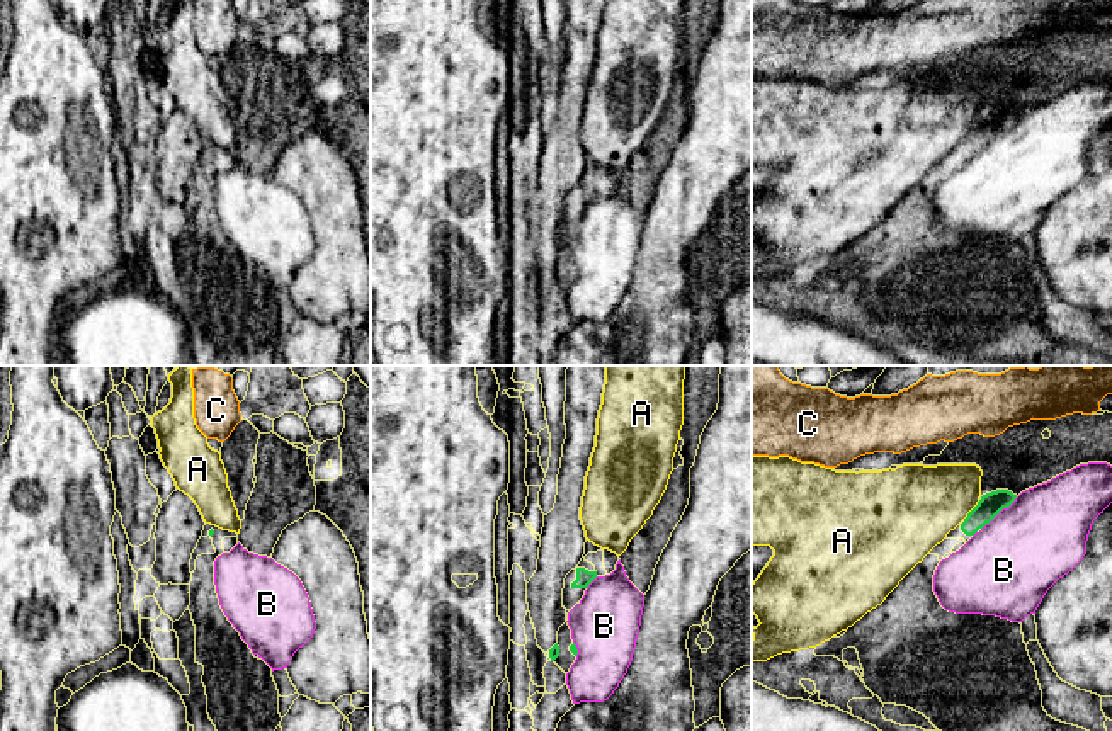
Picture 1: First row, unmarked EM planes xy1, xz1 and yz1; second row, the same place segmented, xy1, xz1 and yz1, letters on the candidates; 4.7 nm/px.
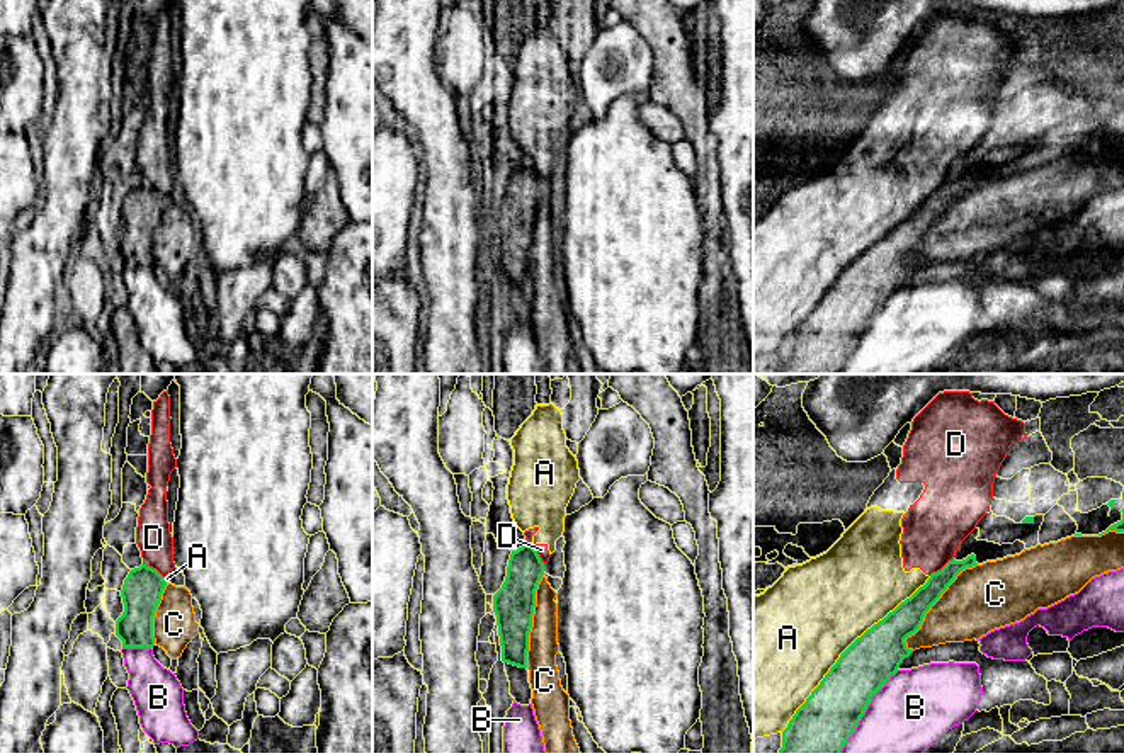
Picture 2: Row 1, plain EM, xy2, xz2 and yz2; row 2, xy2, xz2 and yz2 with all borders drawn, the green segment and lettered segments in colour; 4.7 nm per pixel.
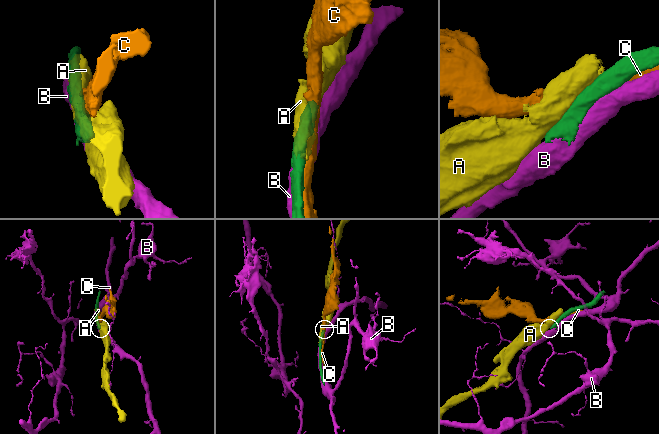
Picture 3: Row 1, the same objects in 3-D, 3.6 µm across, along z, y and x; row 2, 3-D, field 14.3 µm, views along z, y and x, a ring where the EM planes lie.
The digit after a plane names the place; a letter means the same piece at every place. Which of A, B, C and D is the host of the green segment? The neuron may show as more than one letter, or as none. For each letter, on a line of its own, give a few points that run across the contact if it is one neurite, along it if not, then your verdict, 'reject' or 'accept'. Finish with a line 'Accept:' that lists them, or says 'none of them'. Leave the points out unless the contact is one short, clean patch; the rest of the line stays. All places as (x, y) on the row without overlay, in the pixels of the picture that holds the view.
A: reject
B: reject
C: reject
D: line yz2 (953, 177), (929, 194); reject
Accept: none of them

